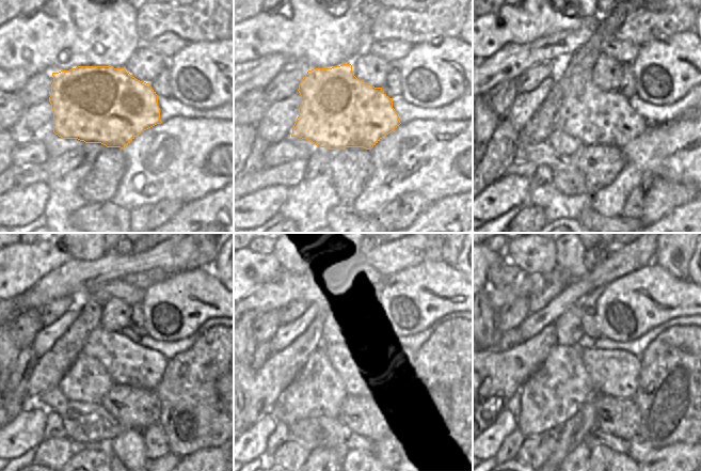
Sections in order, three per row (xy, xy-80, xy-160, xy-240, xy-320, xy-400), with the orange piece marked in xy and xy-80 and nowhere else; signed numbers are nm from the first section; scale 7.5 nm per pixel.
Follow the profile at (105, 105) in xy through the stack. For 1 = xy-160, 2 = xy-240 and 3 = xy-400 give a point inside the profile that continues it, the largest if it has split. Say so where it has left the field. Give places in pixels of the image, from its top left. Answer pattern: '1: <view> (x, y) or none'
1: xy-160 (596, 116)
2: xy-240 (127, 362)
3: xy-400 (615, 373)

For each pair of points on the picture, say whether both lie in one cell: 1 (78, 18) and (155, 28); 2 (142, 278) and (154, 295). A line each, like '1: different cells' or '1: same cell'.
1: different cells
2: different cells

